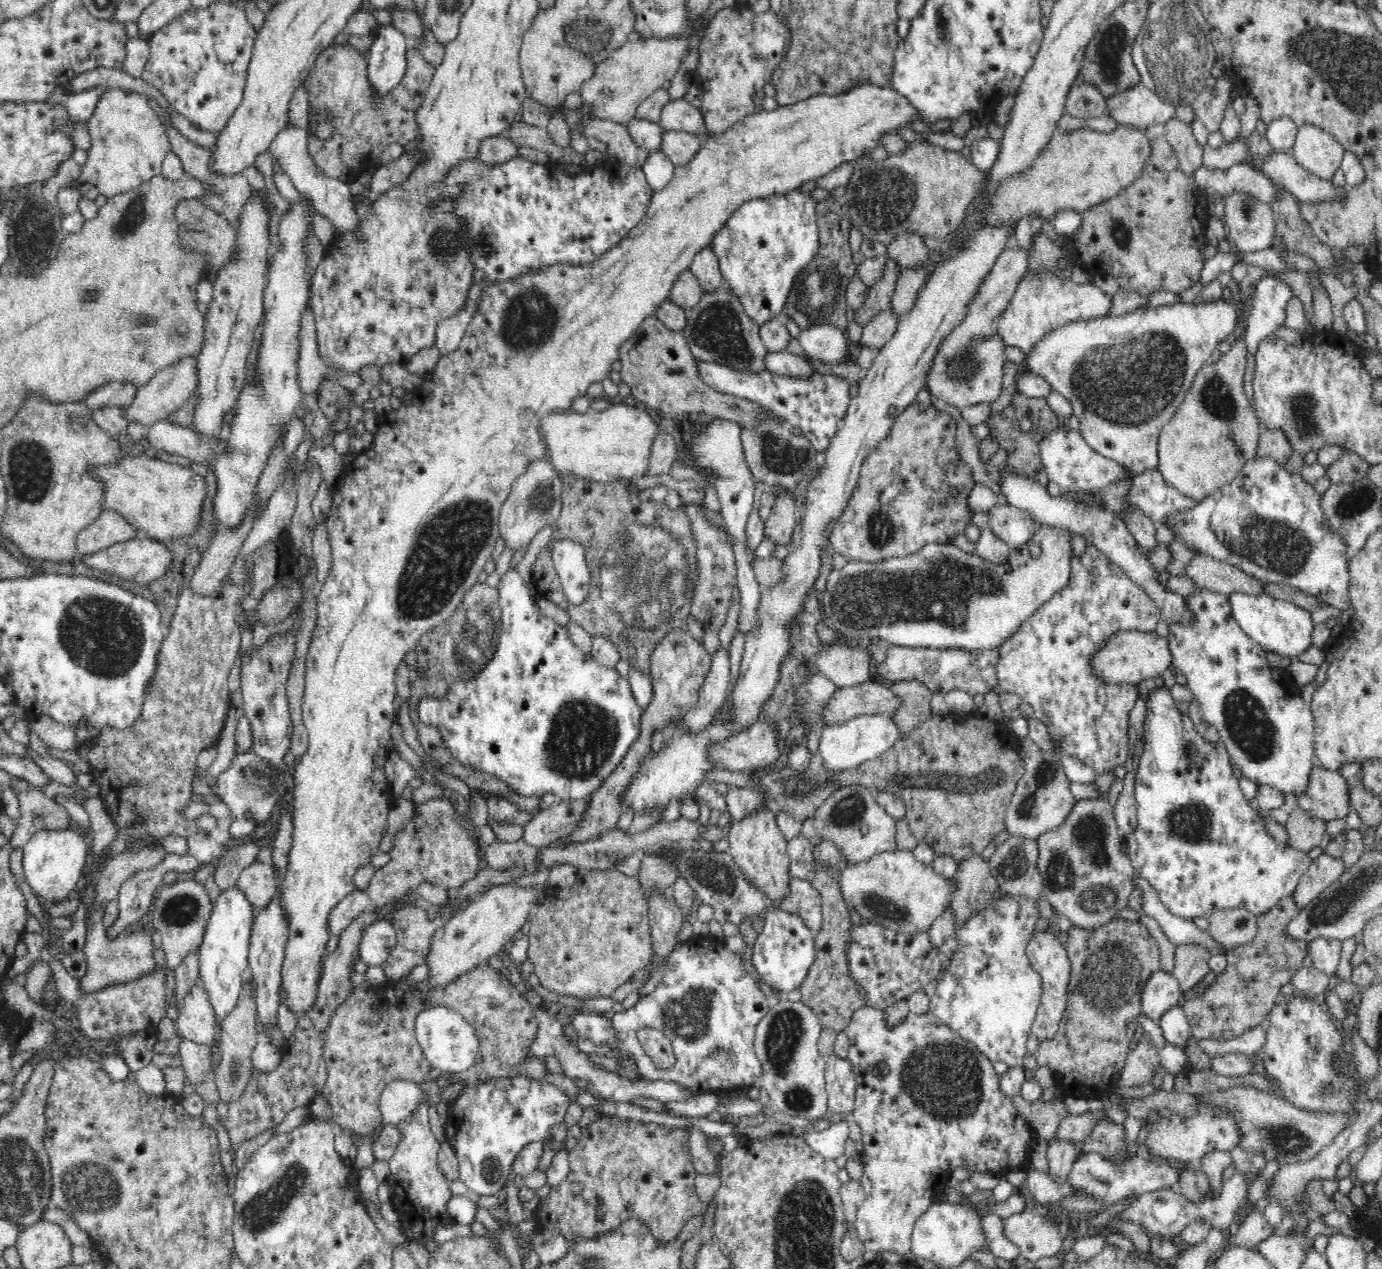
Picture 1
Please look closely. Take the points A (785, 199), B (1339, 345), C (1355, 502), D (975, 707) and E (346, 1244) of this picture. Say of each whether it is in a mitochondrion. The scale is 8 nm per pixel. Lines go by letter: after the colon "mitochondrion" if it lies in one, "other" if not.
A: other
B: other
C: mitochondrion
D: other
E: other

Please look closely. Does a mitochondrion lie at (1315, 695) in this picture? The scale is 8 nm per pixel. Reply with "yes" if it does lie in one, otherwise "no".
no

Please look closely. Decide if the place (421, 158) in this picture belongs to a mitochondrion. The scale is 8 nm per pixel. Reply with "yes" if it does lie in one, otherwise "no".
no

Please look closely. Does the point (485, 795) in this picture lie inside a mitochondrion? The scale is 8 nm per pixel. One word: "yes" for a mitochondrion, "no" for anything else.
no

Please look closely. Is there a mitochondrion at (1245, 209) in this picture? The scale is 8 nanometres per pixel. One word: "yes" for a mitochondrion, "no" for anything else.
yes

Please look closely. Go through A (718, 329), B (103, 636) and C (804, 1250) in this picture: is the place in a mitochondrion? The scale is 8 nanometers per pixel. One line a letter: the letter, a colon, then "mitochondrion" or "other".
A: mitochondrion
B: mitochondrion
C: mitochondrion

